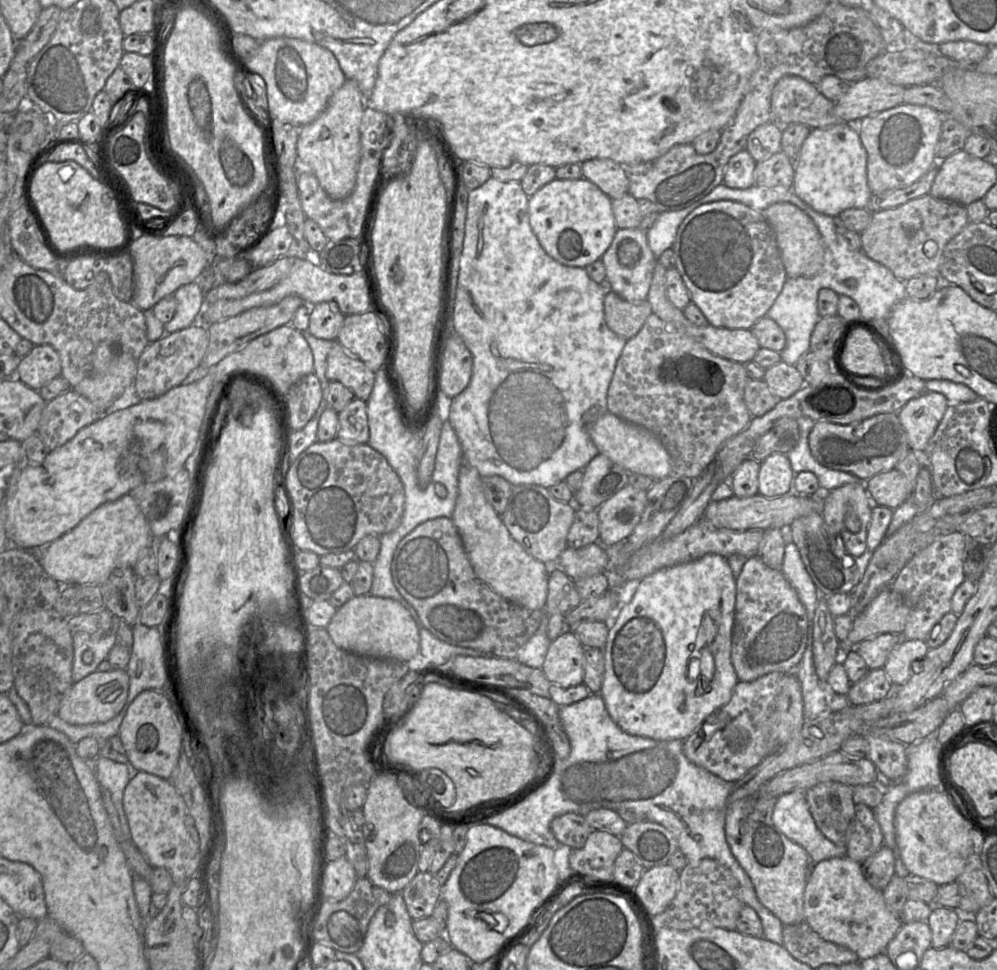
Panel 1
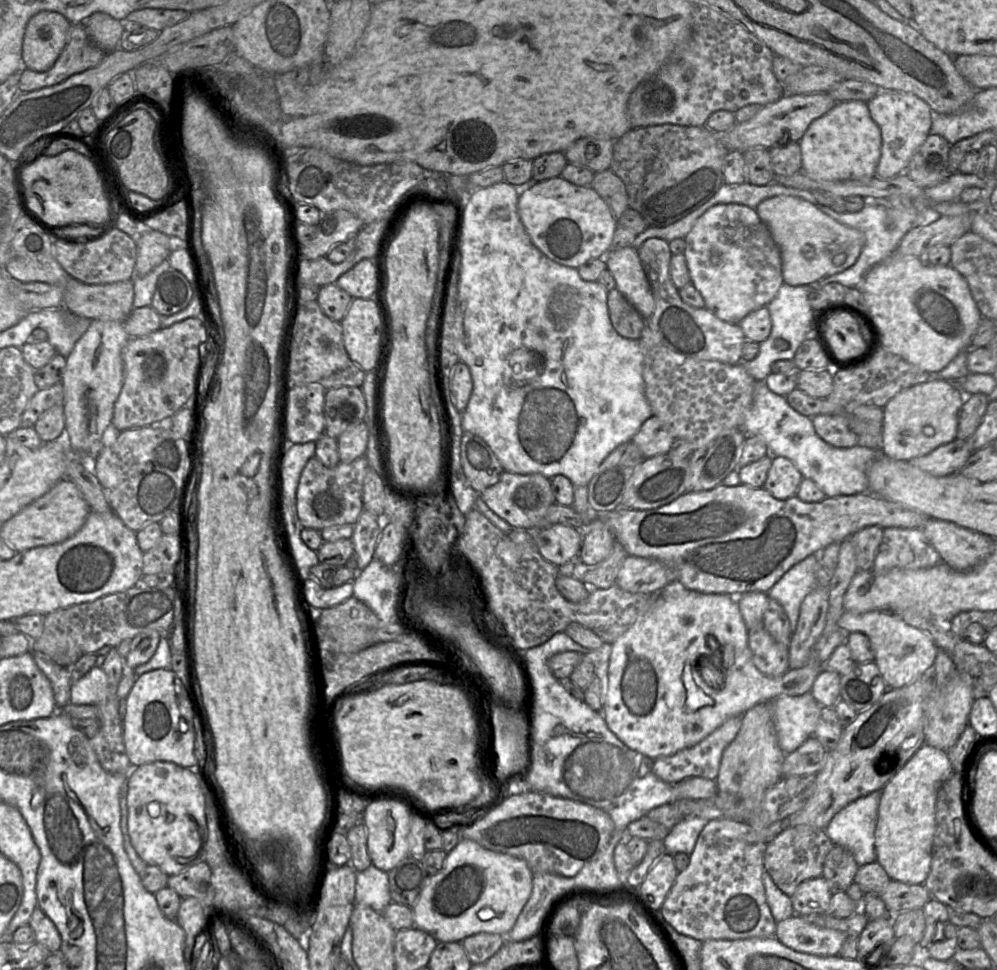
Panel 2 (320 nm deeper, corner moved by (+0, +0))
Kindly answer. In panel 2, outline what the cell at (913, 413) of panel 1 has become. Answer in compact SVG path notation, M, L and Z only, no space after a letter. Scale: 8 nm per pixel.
M939 377L896 394L883 407L881 454L892 460L909 461L955 440L965 397L955 383Z

